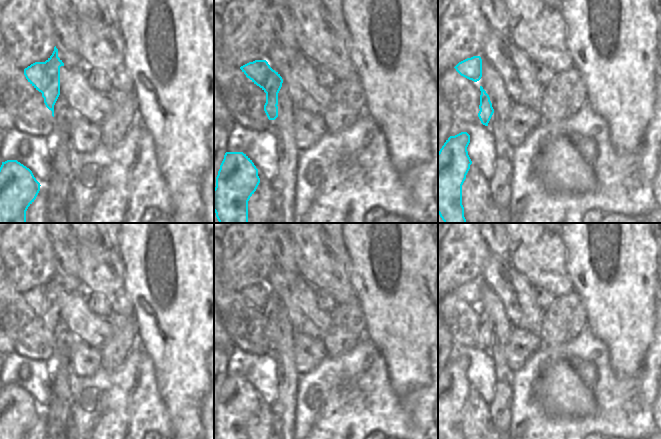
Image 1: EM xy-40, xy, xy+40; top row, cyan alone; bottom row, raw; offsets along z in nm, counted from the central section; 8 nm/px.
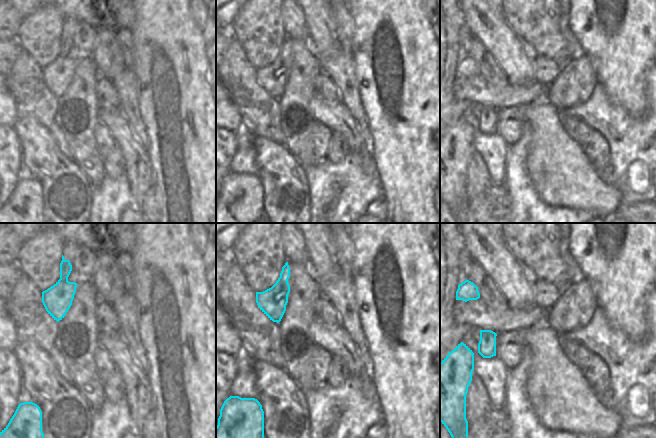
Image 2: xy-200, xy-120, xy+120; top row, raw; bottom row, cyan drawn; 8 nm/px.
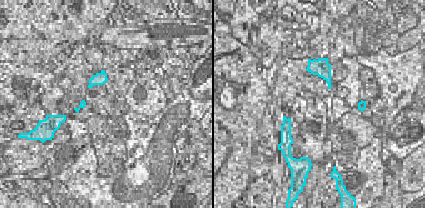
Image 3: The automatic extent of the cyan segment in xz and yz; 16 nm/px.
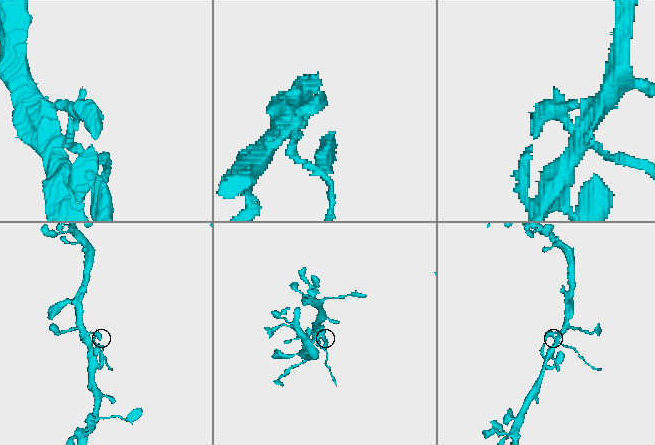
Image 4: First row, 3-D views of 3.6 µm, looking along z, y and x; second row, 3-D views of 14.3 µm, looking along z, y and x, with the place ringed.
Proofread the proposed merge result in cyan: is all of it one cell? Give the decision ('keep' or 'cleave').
cleave

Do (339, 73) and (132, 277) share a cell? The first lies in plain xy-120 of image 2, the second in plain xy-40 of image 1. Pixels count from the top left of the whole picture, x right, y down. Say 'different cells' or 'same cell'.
different cells

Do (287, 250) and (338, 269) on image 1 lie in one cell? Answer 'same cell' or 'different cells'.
different cells

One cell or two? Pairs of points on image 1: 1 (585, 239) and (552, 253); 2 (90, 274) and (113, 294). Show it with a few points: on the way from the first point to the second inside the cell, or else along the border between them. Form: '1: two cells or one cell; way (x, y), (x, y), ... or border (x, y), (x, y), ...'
1: two cells; border (560, 235), (565, 247), (565, 268), (567, 270)
2: one cell; way (96, 277), (107, 288)

